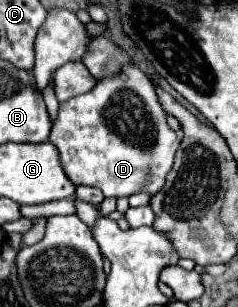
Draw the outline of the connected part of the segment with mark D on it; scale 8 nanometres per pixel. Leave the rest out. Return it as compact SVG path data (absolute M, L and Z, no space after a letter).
M126 62L118 74L100 80L88 94L62 102L48 140L60 150L62 164L70 180L76 185L96 186L106 198L122 198L138 192L156 194L164 186L176 148L180 146L178 134L166 122L166 112L156 98L154 84L134 62Z

